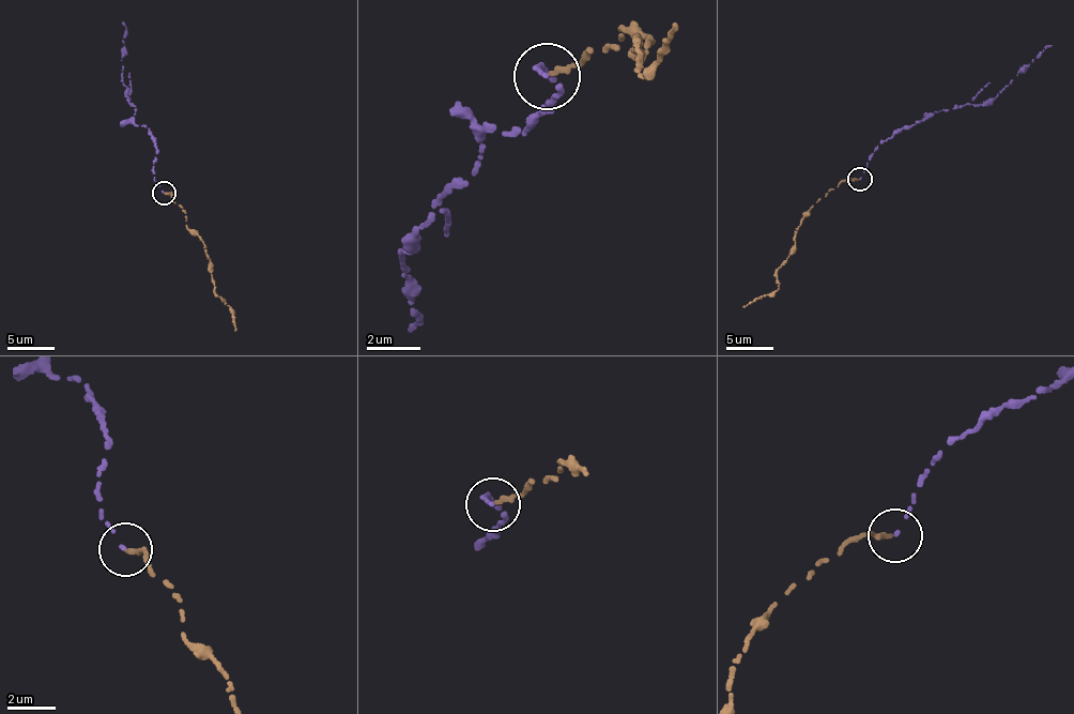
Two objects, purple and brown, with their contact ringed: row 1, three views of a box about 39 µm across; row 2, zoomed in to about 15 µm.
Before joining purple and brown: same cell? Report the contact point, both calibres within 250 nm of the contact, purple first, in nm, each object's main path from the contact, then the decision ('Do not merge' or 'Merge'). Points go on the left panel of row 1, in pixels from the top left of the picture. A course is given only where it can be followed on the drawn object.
Place: (164, 193). Thickness 110 nm (purple) against 240 nm. Course of purple: (164, 193), (153, 178), (157, 148), (149, 130), (134, 121), (137, 110), (122, 79), (126, 31), (122, 21). Course of brown: (164, 194), (170, 195), (183, 208), (187, 229), (204, 248), (214, 294), (229, 305), (235, 330). Merge

